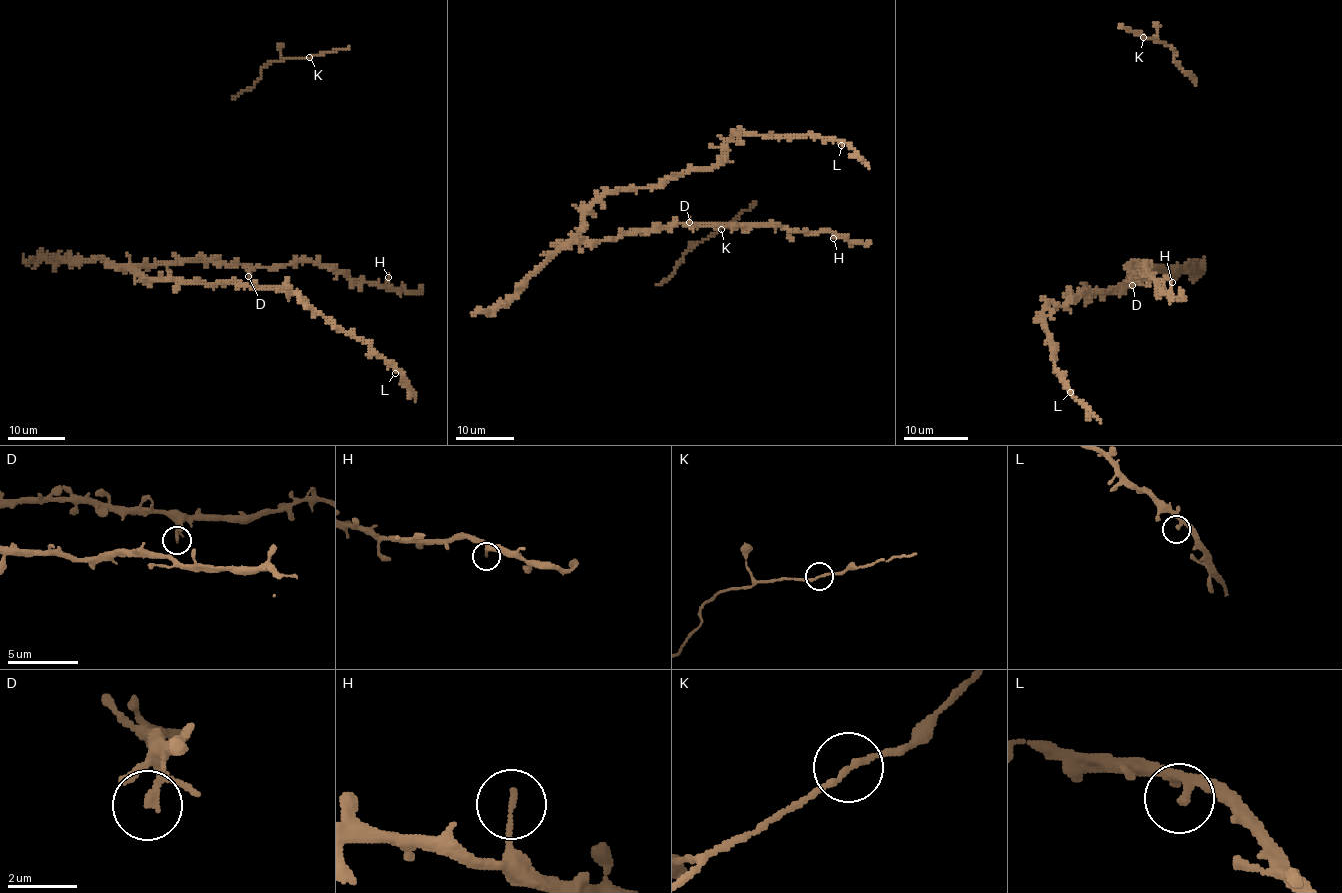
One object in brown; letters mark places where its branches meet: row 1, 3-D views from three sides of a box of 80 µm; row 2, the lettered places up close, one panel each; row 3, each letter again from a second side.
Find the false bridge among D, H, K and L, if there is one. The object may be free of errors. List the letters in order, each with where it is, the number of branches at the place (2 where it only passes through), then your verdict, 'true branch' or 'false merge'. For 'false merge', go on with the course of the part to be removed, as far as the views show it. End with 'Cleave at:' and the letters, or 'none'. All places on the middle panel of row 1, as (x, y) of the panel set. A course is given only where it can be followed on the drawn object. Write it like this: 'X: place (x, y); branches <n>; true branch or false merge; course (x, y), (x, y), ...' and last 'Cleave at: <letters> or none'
D: place (689, 222); branches 2; true branch
H: place (833, 238); branches 1; true branch
K: place (721, 229); branches 2; false merge; course (720, 228), (699, 241), (685, 254), (673, 274), (655, 285)
L: place (841, 145); branches 2; true branch
Cleave at: K

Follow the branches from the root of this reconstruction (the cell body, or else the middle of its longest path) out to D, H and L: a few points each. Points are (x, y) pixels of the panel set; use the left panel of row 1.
D: (133, 268), (181, 261), (214, 261), (242, 265), (248, 276)
H: (133, 268), (181, 261), (285, 267), (297, 261), (319, 261), (358, 281), (379, 283), (386, 287), (388, 277)
L: (133, 268), (147, 279), (283, 287), (338, 327), (362, 338), (392, 364), (396, 370), (395, 373)

